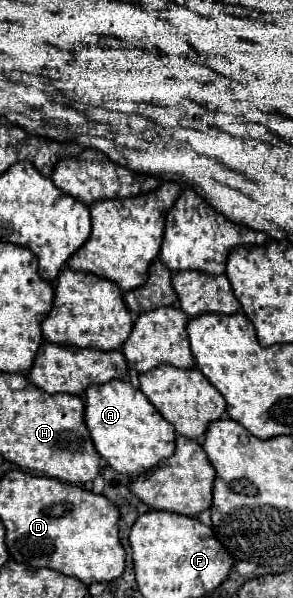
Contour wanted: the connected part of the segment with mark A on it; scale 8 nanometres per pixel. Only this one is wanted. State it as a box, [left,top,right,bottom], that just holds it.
[85,381,175,477]

